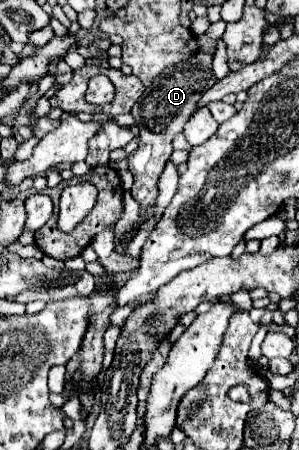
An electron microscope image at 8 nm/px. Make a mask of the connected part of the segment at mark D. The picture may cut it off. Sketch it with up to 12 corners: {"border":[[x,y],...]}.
{"border":[[211,54],[165,68],[131,110],[139,148],[131,194],[155,206],[157,180],[197,100],[217,78]]}

